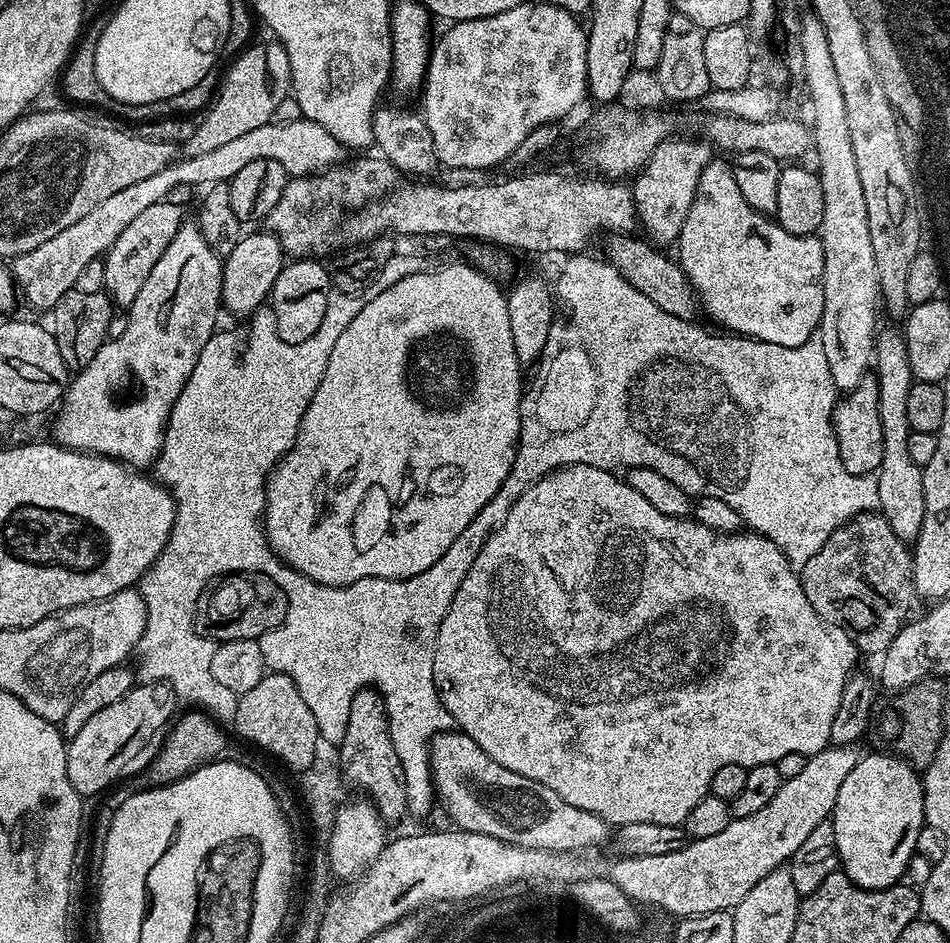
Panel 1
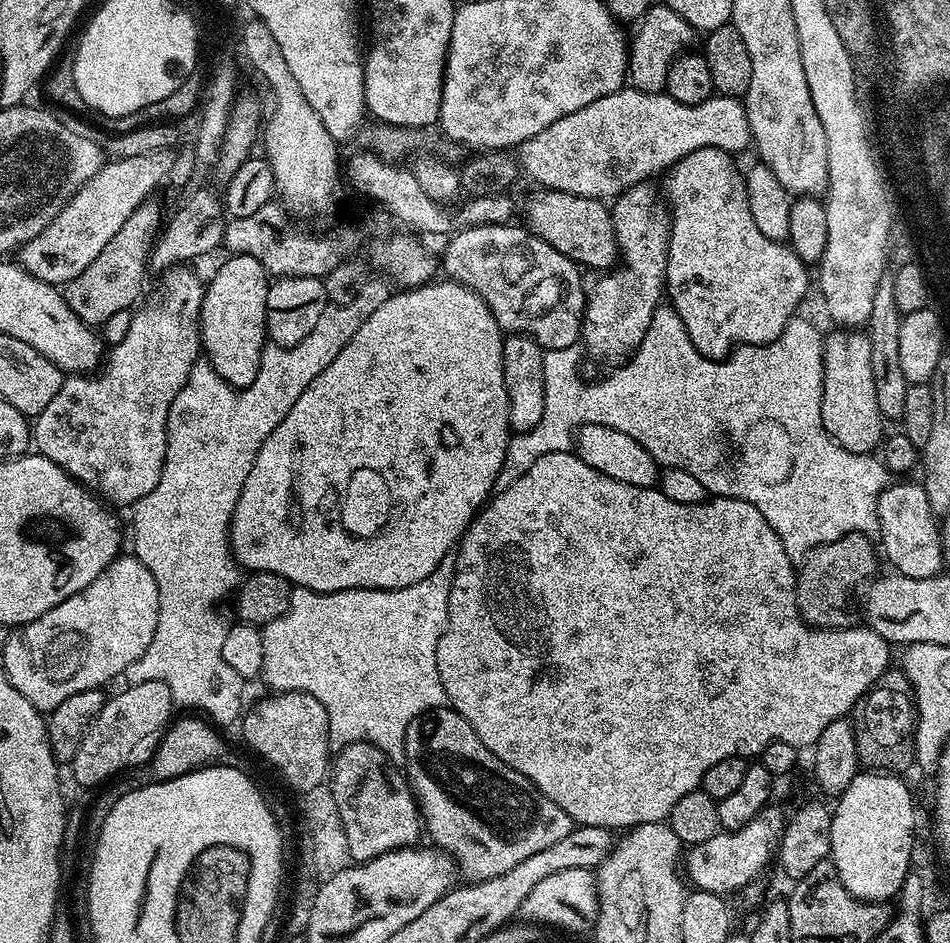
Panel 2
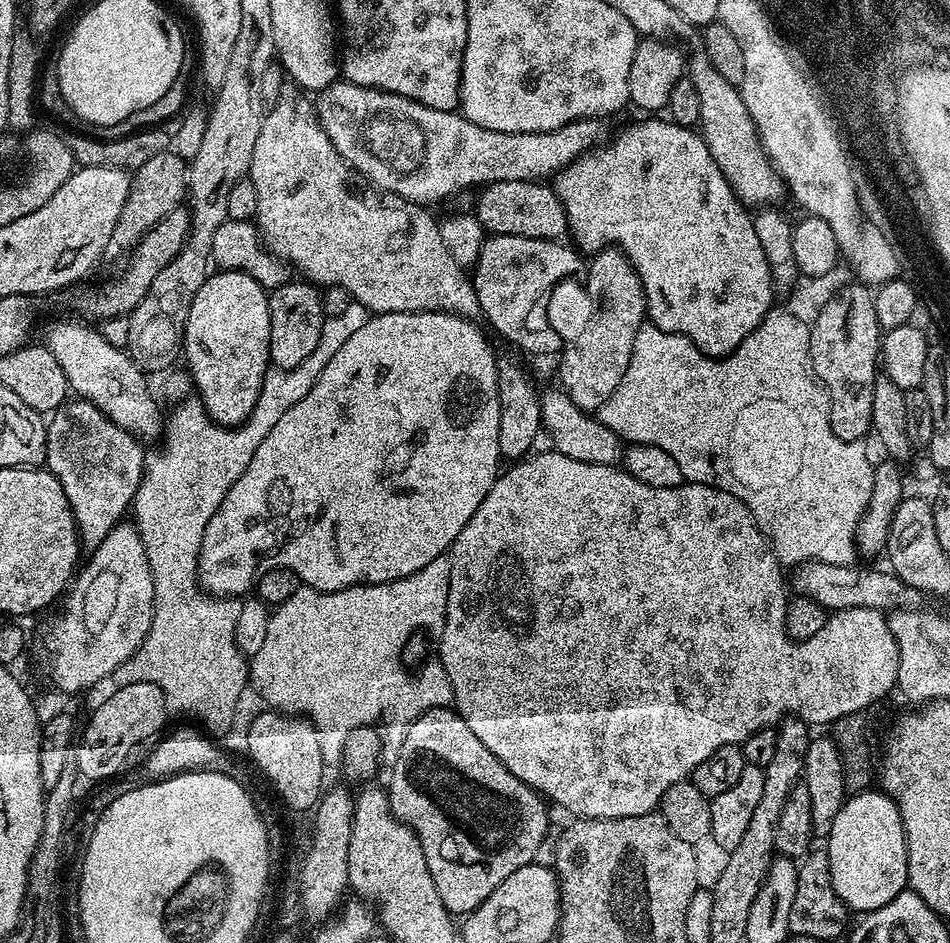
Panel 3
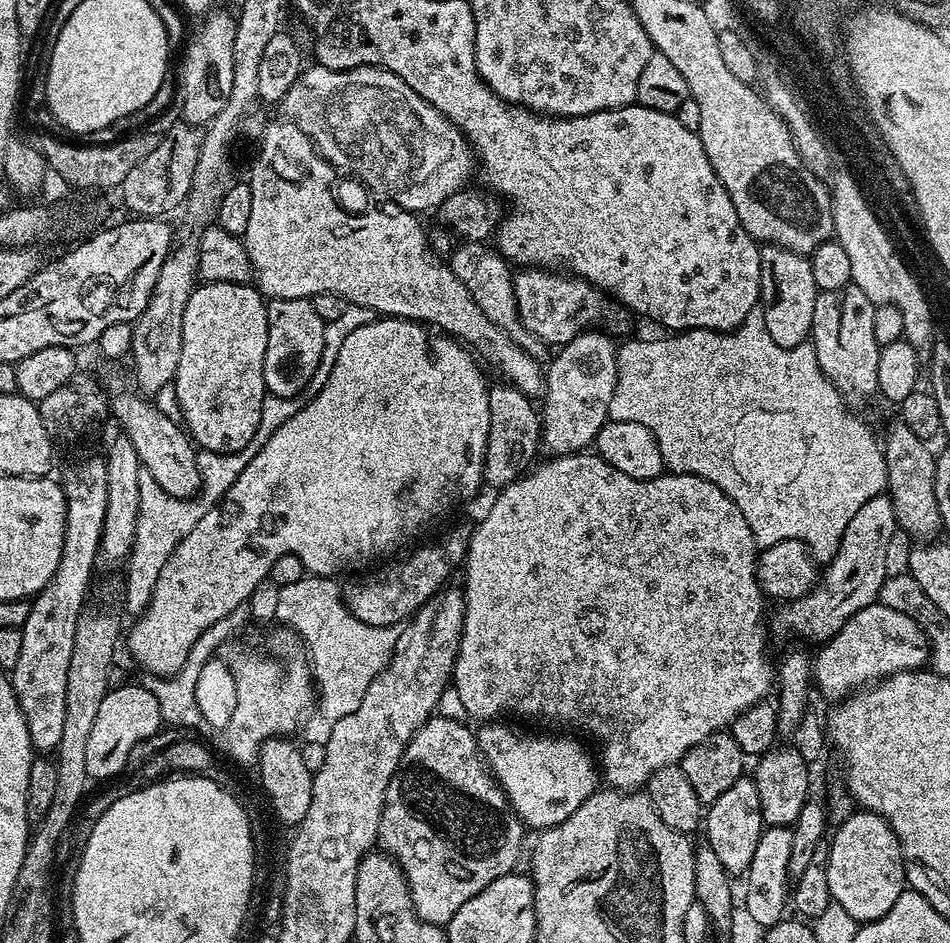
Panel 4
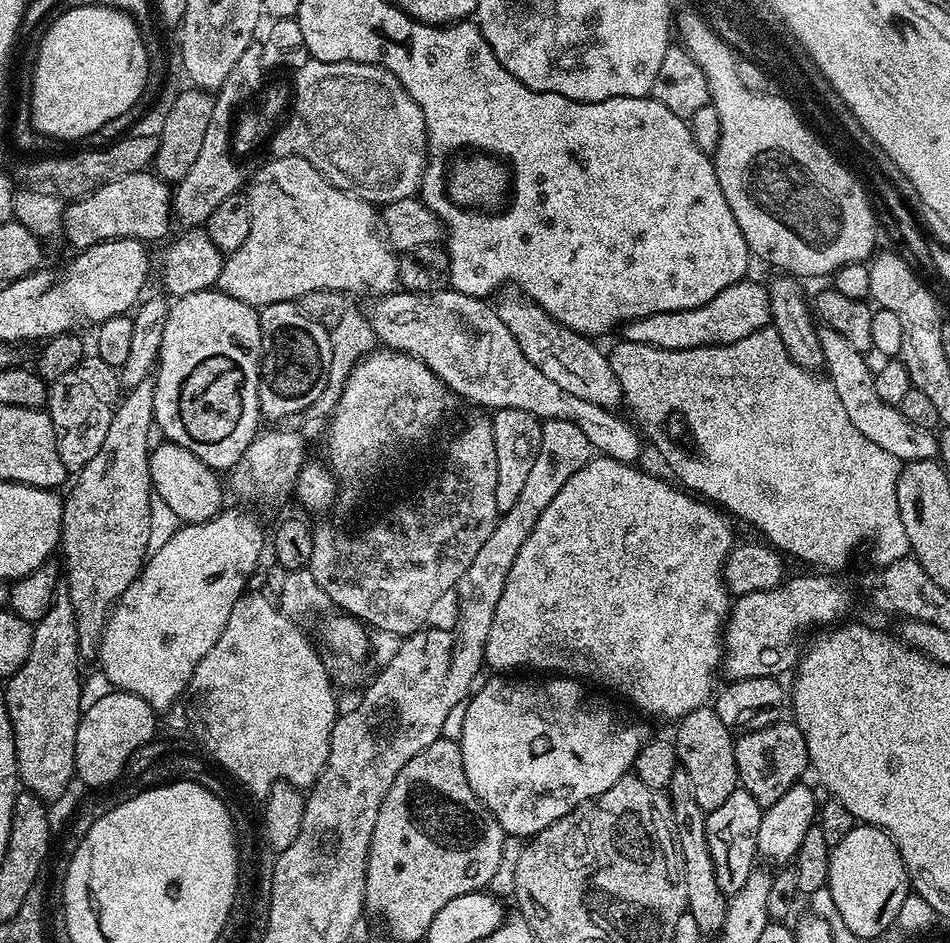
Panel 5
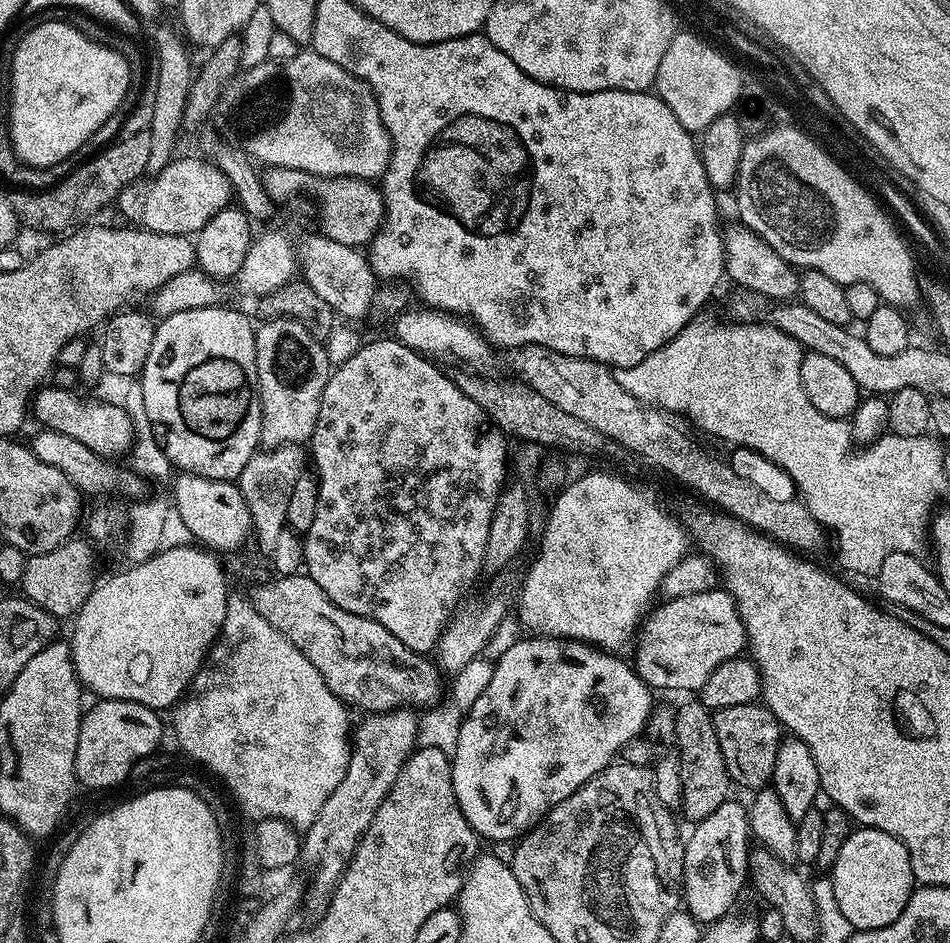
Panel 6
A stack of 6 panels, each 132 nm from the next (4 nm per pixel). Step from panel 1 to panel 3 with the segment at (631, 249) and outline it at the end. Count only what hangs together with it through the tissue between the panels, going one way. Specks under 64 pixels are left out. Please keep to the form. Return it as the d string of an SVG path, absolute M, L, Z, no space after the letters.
M499 180L485 184L476 197L474 215L485 233L559 241L569 235L568 219L555 187L535 180Z

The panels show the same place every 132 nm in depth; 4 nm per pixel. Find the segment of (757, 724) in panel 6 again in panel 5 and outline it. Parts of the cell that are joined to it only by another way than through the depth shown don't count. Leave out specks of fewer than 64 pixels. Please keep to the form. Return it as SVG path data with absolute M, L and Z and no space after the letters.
M773 722L765 728L744 730L735 737L734 762L738 766L739 787L745 788L761 809L769 808L790 786L801 783L803 776L800 775L810 768L802 730L794 722L784 723Z

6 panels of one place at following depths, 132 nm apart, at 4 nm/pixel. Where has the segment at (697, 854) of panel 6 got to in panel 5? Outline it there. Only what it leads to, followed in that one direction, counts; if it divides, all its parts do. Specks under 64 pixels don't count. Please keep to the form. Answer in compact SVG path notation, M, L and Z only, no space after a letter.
M738 786L734 794L730 794L730 798L726 798L722 806L718 806L718 810L707 813L705 834L709 842L710 857L713 859L713 870L718 887L728 898L742 890L746 878L750 878L753 868L757 867L756 843L761 811L760 804L754 802L752 795Z

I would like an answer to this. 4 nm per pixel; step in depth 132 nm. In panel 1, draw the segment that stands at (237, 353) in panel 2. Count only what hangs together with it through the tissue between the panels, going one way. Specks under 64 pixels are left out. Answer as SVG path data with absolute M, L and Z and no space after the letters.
M261 230L241 235L238 246L223 257L224 273L222 274L222 304L236 316L251 317L271 297L274 282L285 266L286 253L273 232Z

